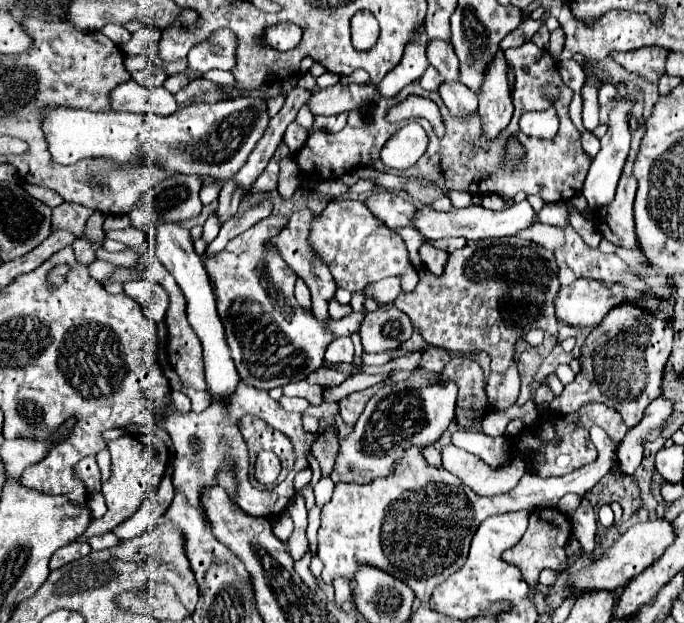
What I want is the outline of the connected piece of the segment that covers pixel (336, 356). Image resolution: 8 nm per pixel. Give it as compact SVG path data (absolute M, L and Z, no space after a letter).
M344 336L344 338L338 338L336 342L332 342L328 346L324 358L328 362L332 362L332 364L338 364L338 362L354 362L354 346L352 346L350 336Z

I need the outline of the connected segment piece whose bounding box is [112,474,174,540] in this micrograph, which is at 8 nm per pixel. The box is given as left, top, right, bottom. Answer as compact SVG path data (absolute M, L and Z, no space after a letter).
M166 474L162 478L162 482L160 482L160 488L158 488L156 496L150 498L150 500L146 500L132 518L128 518L124 524L120 524L112 532L120 540L140 536L142 532L146 532L150 528L151 524L158 522L166 514L166 510L168 510L168 506L170 506L172 500L174 500L174 484L172 484L172 476Z

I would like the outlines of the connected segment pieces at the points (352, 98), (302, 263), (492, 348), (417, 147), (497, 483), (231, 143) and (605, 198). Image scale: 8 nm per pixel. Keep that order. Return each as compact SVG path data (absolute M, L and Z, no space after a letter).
M374 82L368 84L334 84L326 90L320 90L310 96L308 104L312 114L342 114L350 112L354 108L364 106L364 102L370 102L378 96L378 86Z
M310 210L294 212L292 218L290 218L290 222L288 222L288 226L284 226L284 230L282 230L280 234L276 234L276 238L270 238L270 240L266 242L266 248L268 248L268 250L274 248L274 250L288 262L288 266L308 284L308 288L310 288L310 292L312 292L312 314L316 316L316 320L318 320L320 324L328 326L328 324L332 322L332 318L330 318L330 314L328 314L328 302L330 302L330 298L332 298L334 292L336 292L336 284L334 284L332 274L328 272L328 268L324 266L324 262L320 262L320 260L314 258L314 252L312 252L312 248L310 248L308 242L306 242L308 232L310 232L310 220L312 220L312 216L314 216L314 214L312 214Z
M518 236L486 238L454 250L442 276L420 270L416 290L400 294L394 304L410 316L430 346L440 346L454 354L488 352L492 366L486 396L494 410L506 410L520 396L520 376L514 360L516 342L532 328L550 334L558 330L554 298L560 290L560 280L556 276L558 264L552 250Z
M410 122L388 138L388 142L380 150L380 158L385 165L404 170L418 161L426 152L426 146L428 134L424 132L424 128L418 122Z
M444 446L442 448L442 464L448 472L456 474L472 492L480 496L494 496L512 490L518 480L530 472L530 464L524 456L514 454L504 466L492 470L486 462L478 456L460 450L458 446Z
M238 96L214 104L192 104L170 116L128 112L86 112L72 108L48 110L44 132L50 154L58 164L74 164L82 158L114 158L116 162L152 160L164 170L182 174L210 174L222 180L236 178L256 142L264 136L270 116L264 98Z
M622 98L614 104L612 112L610 112L610 122L608 122L608 132L600 138L600 152L596 154L596 158L592 160L590 164L590 170L588 170L588 176L586 176L586 182L582 186L582 194L586 196L590 208L600 208L600 206L608 206L608 202L612 202L614 194L616 194L616 186L618 186L618 180L622 176L622 166L626 162L626 156L628 156L628 150L630 150L630 128L628 128L628 110L630 110L632 102L630 98Z

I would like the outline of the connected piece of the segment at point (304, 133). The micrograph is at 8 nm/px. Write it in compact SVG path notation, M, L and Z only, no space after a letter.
M296 120L288 126L288 130L286 130L286 134L284 134L284 140L288 142L288 146L292 146L292 148L290 148L292 152L294 152L294 150L300 150L300 148L304 146L306 138L308 138L308 128L300 126Z

